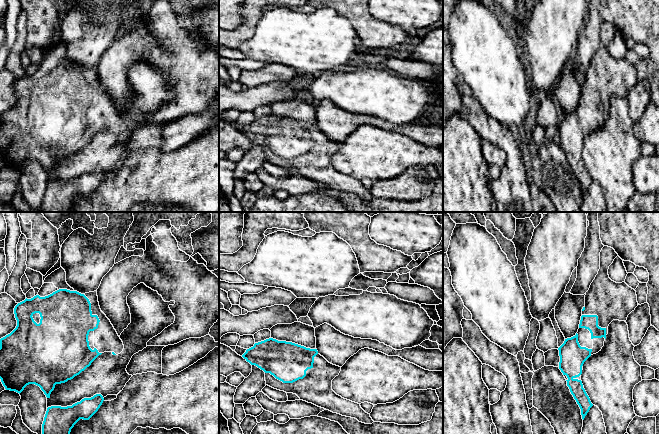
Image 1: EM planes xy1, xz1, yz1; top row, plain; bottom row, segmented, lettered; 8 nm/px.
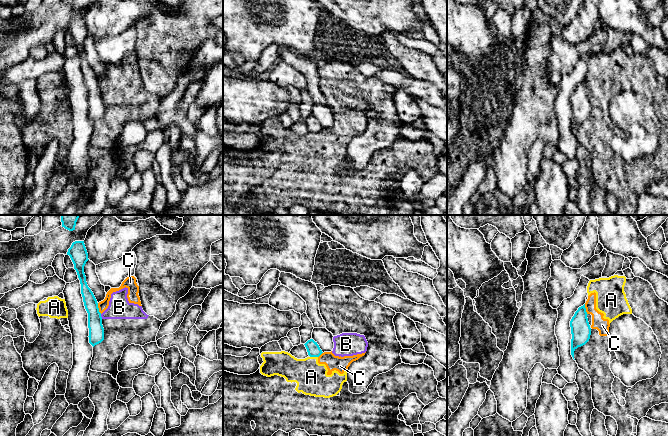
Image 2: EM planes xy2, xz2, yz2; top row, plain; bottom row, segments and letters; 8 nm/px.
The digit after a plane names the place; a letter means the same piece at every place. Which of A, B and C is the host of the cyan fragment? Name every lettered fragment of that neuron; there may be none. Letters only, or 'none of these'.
none of these

